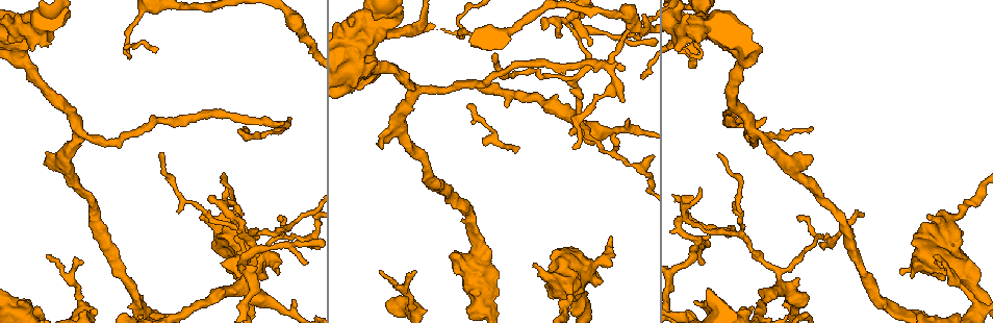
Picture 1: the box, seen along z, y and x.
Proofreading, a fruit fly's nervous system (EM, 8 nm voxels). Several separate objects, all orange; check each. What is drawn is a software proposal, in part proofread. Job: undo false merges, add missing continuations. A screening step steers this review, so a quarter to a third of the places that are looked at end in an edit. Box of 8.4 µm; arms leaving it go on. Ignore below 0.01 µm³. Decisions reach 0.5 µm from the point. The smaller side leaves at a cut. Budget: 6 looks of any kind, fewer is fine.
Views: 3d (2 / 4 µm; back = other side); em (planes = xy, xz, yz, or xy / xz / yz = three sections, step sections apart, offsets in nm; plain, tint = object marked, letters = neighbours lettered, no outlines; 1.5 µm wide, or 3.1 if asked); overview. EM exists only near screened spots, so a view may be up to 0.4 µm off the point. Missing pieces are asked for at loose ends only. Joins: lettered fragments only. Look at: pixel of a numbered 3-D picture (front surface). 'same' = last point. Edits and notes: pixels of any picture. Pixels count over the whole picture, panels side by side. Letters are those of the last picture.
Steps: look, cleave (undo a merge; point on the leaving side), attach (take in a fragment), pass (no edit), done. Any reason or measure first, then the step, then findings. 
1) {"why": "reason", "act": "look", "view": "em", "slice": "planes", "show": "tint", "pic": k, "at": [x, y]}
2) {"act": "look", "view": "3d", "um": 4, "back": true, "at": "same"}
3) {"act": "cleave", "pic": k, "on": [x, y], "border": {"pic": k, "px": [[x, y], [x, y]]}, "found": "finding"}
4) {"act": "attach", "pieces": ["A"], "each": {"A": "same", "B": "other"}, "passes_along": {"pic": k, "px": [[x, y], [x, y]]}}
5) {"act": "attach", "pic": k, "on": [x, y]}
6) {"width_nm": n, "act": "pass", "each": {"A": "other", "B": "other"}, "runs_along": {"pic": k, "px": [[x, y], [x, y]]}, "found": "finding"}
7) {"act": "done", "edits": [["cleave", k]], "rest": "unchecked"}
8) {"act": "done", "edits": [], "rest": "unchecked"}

{"why": "branch stops here", "act": "look", "view": "3d", "um": 4, "back": true, "pic": 1, "at": [276, 273]}

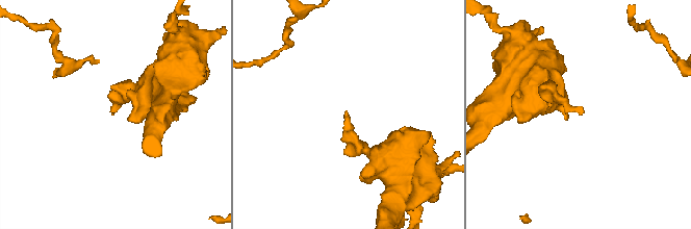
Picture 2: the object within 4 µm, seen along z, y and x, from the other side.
{"why": "now the EM", "act": "look", "view": "em", "slice": "planes", "show": "tint", "pic": 2, "at": [582, 114]}

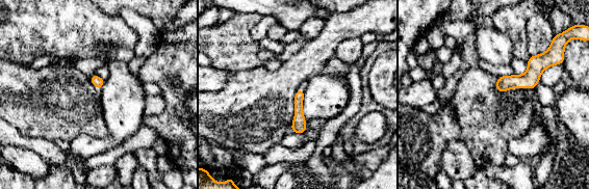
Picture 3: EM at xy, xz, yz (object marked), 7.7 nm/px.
{"why": "what lies round it", "act": "look", "view": "em", "slice": "planes", "show": "letters", "at": "same"}

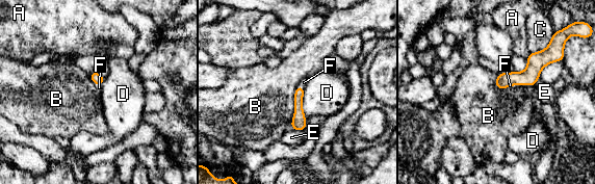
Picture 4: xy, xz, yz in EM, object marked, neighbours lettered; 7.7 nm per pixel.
{"act": "attach", "pieces": ["F"], "each": {"A": "other", "B": "other", "C": "other", "D": "other", "E": "other", "F": "same"}, "found": "the neuron continues"}

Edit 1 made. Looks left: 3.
{"act": "look", "view": "overview"}

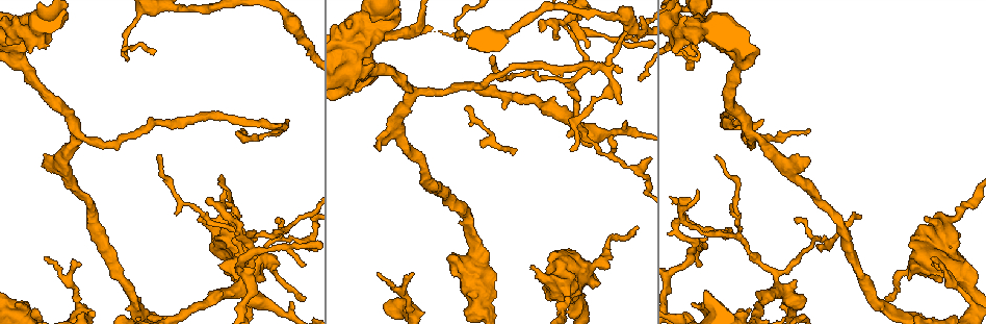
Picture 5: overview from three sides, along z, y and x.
{"why": "calibre changes", "act": "look", "view": "em", "slice": "xz", "step": 8, "show": "tint", "pic": 5, "at": [958, 217]}

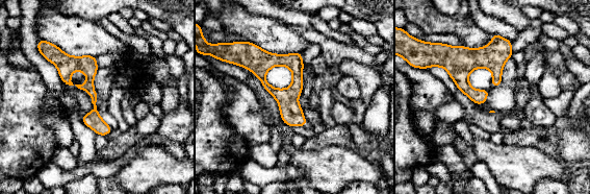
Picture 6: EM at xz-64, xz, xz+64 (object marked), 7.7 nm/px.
{"act": "look", "view": "em", "slice": "planes", "show": "letters", "at": "same"}

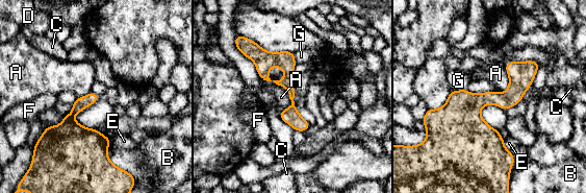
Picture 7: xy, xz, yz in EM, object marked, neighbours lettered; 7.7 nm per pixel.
{"width_nm": 120, "act": "pass", "each": {"A": "other", "B": "other", "C": "other", "D": "other", "E": "other", "F": "other", "G": "other"}, "border": {"pic": 7, "px": [[261, 78], [285, 89], [286, 110]]}, "found": "one neuron here"}

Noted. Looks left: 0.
{"act": "done", "edits": [["attach", 4]], "rest": "unchecked"}

